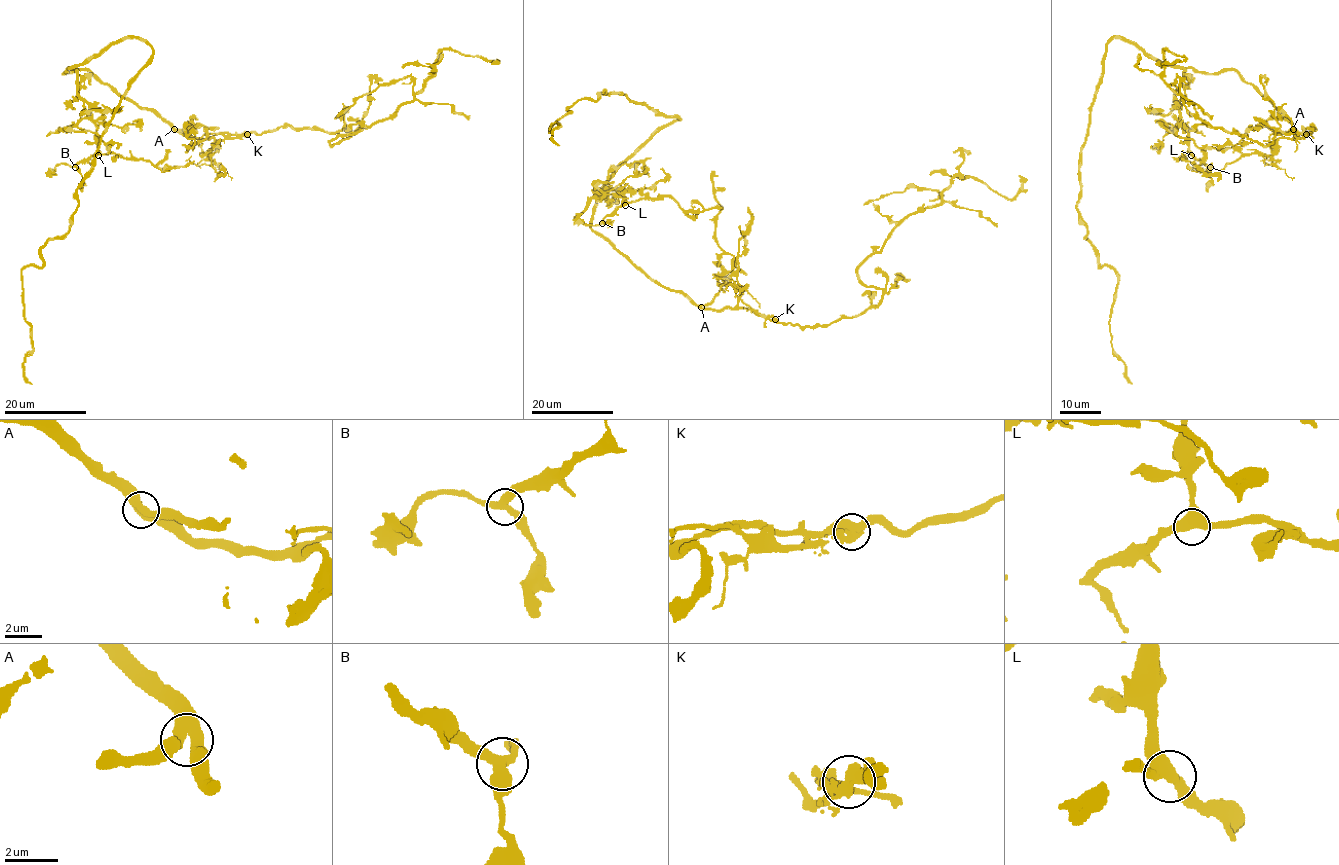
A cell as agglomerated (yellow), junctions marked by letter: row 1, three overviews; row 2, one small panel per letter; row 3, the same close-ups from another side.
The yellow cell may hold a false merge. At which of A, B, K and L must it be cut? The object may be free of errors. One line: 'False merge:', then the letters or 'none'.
False merge: K

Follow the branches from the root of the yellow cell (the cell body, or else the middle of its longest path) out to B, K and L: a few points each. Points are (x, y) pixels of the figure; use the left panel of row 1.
B: (97, 78), (86, 70), (64, 73), (75, 70), (76, 91), (97, 127), (98, 150), (75, 167)
K: (97, 78), (140, 106), (153, 108), (186, 135), (204, 138), (223, 133), (248, 134)
L: (97, 78), (86, 70), (64, 73), (75, 70), (76, 91), (97, 127), (98, 155)

